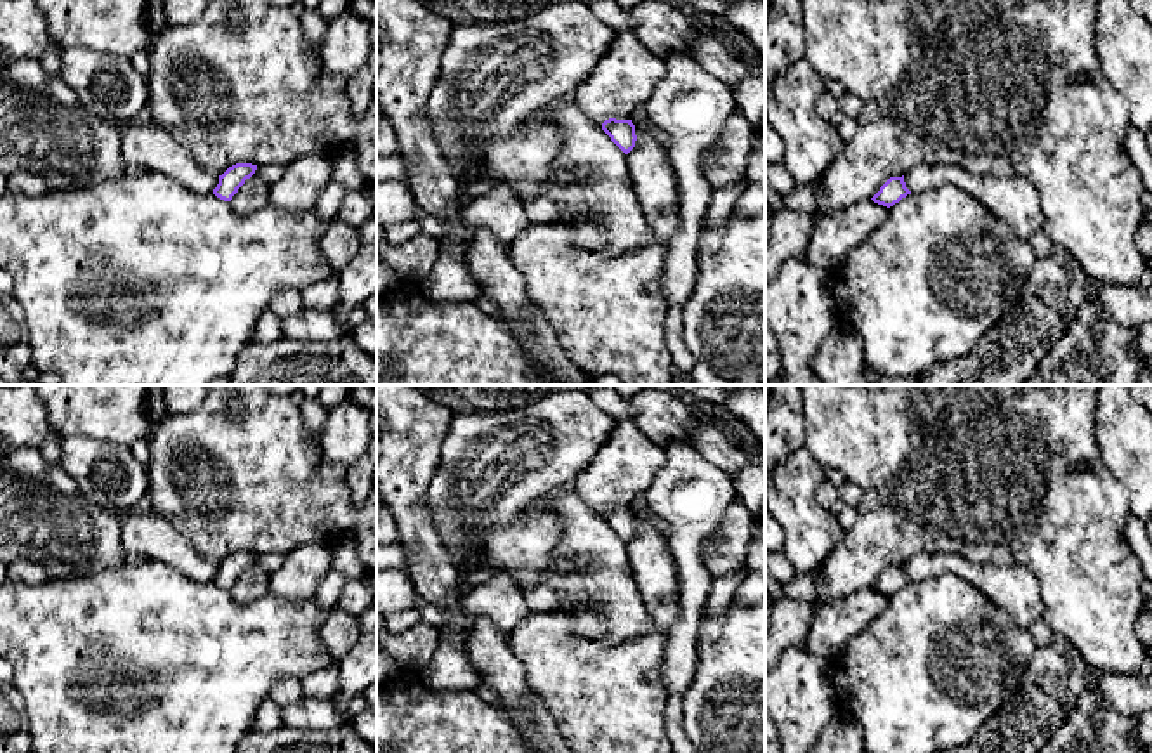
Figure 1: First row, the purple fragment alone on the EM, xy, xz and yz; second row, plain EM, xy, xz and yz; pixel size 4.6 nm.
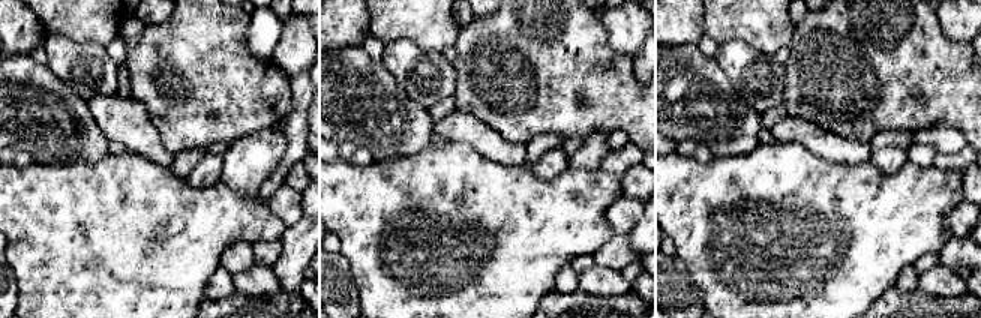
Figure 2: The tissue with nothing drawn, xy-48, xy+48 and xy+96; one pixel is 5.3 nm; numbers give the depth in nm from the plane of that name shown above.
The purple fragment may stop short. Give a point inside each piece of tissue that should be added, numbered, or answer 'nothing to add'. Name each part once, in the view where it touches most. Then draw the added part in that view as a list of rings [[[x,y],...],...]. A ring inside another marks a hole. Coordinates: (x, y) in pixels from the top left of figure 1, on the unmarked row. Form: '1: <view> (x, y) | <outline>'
nothing to add

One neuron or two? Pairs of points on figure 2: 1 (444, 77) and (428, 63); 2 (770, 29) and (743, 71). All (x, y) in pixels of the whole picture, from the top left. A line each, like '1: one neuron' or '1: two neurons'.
1: one neuron
2: two neurons

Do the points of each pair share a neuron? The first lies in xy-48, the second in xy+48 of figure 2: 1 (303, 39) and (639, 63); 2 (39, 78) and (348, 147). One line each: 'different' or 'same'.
1: different
2: different

